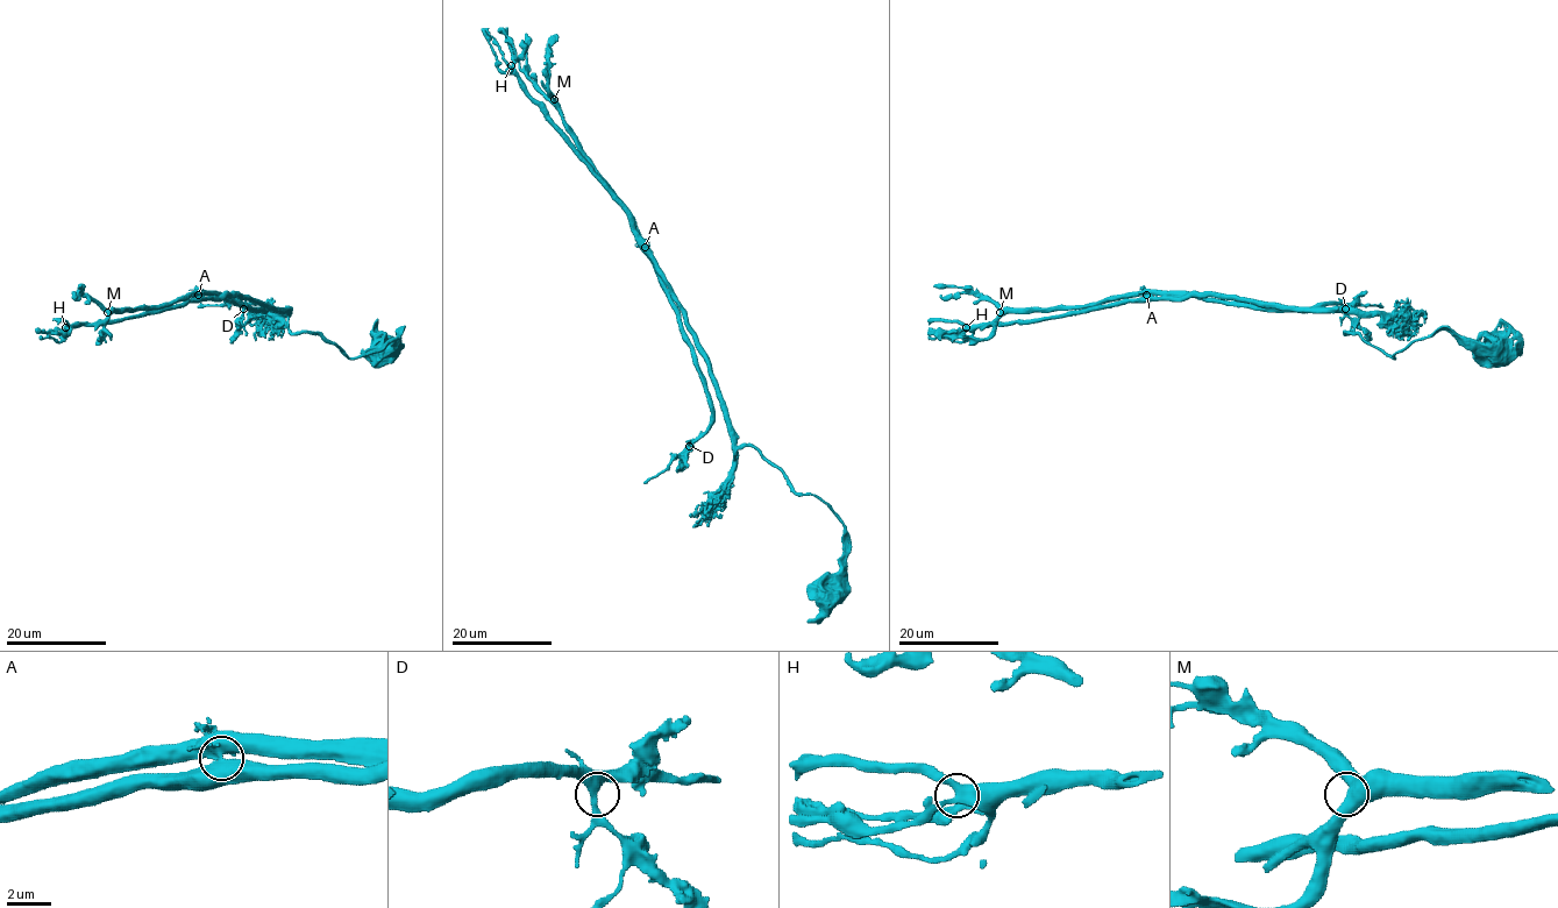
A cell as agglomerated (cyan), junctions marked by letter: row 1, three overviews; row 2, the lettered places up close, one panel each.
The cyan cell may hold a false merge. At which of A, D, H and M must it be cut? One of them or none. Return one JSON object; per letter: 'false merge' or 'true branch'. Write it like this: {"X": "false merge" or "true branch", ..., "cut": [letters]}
{"A": "false merge", "D": "true branch", "H": "true branch", "M": "true branch", "cut": ["A"]}

